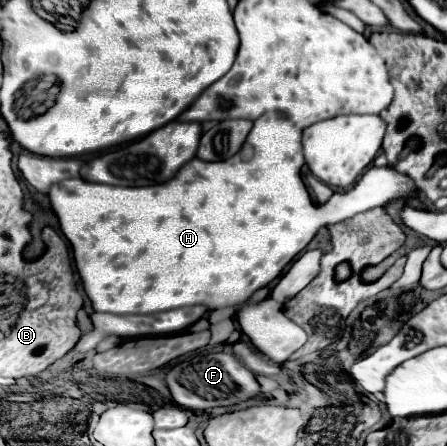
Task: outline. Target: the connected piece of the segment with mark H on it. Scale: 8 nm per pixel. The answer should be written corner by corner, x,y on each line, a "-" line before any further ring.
265,113
255,121
241,151
229,161
207,163
195,157
171,181
151,187
111,187
87,183
79,177
65,179
53,185
47,197
63,235
73,245
75,267
95,311
125,315
193,305
233,307
277,279
321,225
327,227
361,211
383,207
391,199
407,201
417,195
417,185
407,175
397,173
393,167
371,167
349,191
334,193
324,204
313,203
301,181
301,167
301,129
279,113

